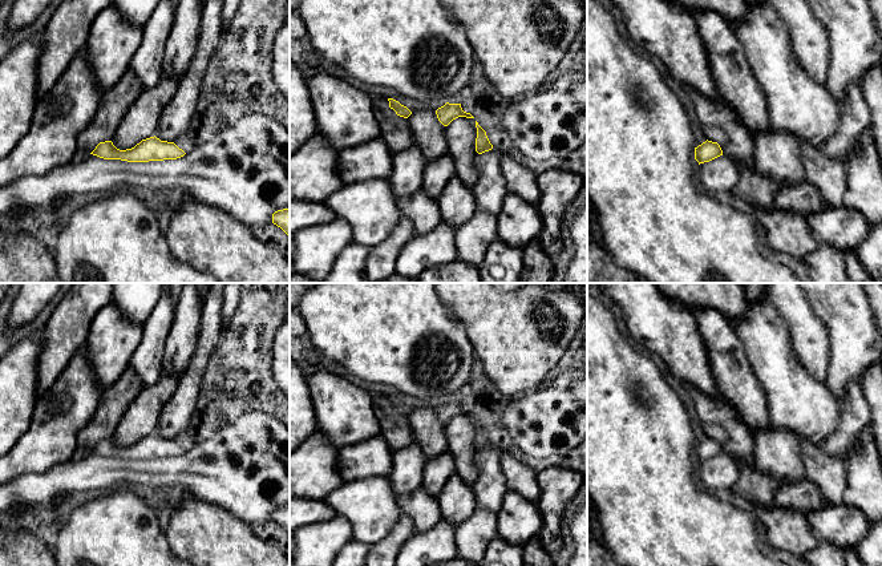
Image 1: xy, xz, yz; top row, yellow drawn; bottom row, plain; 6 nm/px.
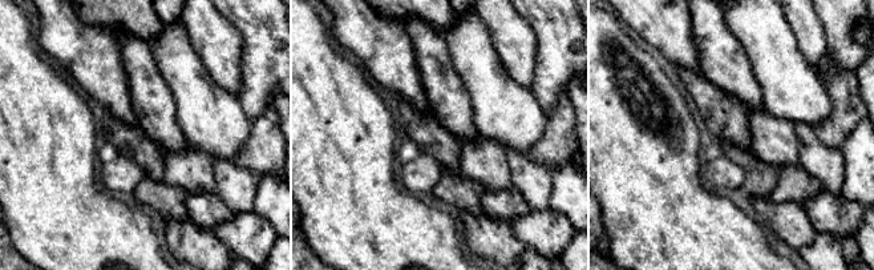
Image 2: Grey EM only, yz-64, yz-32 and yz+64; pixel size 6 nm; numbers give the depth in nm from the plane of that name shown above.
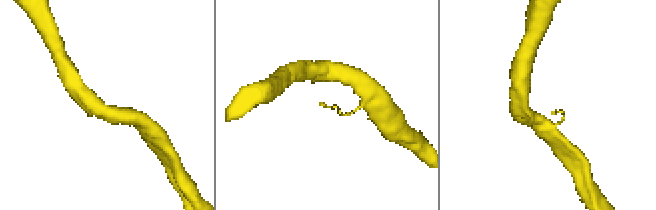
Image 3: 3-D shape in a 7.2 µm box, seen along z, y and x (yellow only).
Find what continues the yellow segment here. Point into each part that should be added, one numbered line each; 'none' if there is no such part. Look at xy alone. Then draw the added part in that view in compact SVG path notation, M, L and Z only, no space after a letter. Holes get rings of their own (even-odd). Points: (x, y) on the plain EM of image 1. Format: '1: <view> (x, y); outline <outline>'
none

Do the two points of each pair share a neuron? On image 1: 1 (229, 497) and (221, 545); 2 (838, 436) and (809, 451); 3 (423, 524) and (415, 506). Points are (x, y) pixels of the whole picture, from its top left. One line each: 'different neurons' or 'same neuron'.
1: different neurons
2: different neurons
3: same neuron

